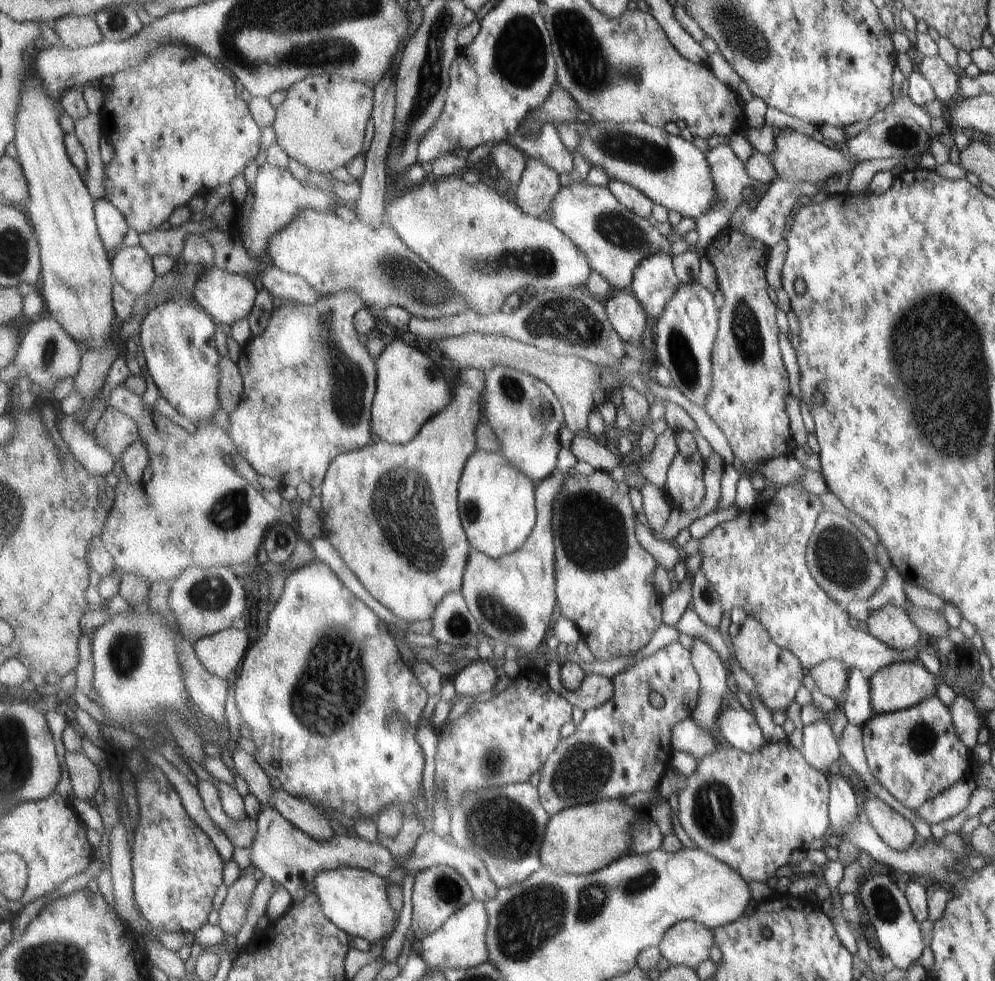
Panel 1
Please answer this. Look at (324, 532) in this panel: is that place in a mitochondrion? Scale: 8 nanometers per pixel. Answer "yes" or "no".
no

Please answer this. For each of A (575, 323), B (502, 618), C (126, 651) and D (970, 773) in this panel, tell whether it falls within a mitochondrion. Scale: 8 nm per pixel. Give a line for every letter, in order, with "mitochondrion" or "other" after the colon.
A: mitochondrion
B: mitochondrion
C: mitochondrion
D: other

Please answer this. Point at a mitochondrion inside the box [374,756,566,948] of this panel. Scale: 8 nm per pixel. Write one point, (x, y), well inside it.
(505, 831)

